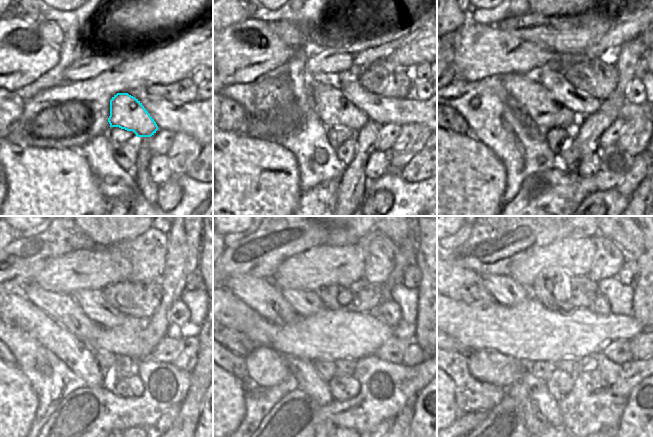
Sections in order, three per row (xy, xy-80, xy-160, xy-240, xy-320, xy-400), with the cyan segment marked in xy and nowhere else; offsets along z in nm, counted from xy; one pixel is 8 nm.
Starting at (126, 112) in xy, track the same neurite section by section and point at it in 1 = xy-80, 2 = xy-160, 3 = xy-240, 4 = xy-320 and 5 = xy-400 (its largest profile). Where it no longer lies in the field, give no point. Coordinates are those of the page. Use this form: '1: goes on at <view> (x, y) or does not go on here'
1: goes on at xy-80 (327, 102)
2: goes on at xy-160 (536, 101)
3: goes on at xy-240 (61, 308)
4: goes on at xy-320 (261, 295)
5: goes on at xy-400 (459, 284)

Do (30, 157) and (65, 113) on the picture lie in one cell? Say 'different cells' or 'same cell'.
different cells

